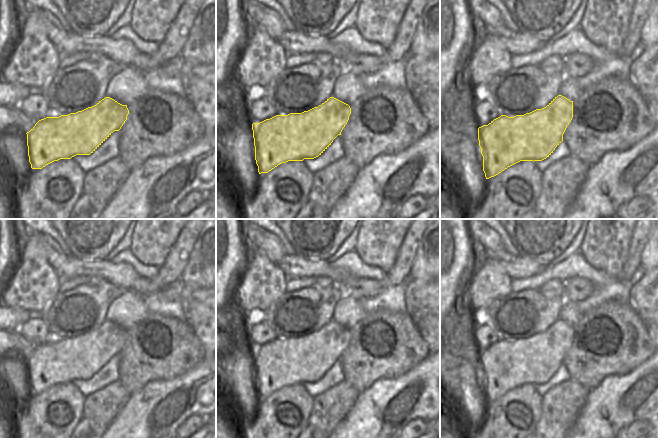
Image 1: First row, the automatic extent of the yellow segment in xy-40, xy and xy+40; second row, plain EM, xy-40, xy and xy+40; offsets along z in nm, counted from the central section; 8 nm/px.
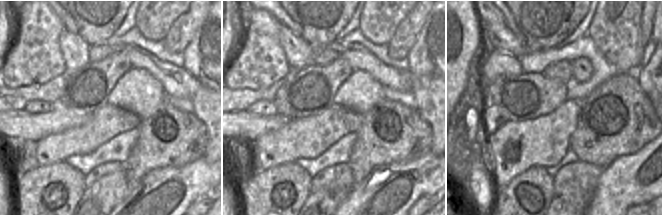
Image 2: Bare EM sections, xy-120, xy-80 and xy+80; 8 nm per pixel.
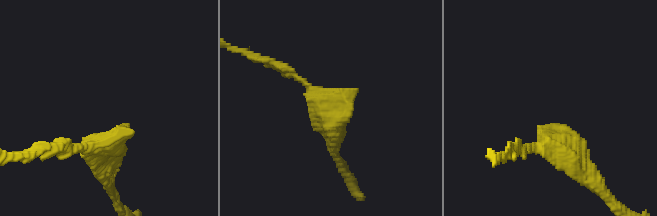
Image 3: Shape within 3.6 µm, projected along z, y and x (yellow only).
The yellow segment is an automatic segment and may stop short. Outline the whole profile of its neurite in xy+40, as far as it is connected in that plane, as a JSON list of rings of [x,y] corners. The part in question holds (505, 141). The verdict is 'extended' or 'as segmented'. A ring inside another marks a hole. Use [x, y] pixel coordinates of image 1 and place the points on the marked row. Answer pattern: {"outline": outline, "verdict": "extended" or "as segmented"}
{"outline": [[[558,95],[542,109],[514,117],[501,115],[488,125],[479,127],[478,140],[486,179],[520,161],[542,161],[549,157],[563,141],[563,134],[572,118],[573,101]]], "verdict": "as segmented"}

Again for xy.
{"outline": [[[330,97],[308,111],[276,115],[253,123],[255,160],[259,174],[268,173],[288,161],[318,157],[341,135],[350,114],[348,104]]], "verdict": "as segmented"}

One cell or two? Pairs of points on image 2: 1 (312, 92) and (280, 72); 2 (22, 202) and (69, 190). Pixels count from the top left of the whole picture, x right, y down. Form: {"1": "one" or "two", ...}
{"1": "two", "2": "one"}

